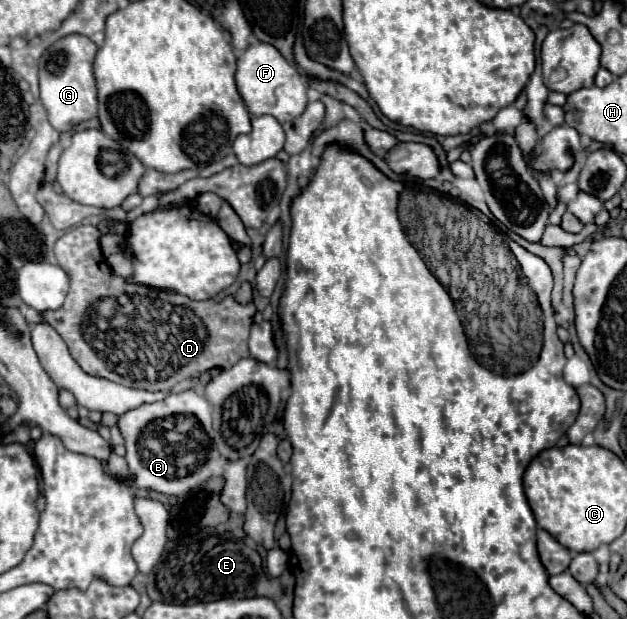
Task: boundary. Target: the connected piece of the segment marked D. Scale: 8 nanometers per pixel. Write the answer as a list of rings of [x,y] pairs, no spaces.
[[[79,225],[65,231],[55,243],[55,257],[65,269],[71,281],[65,305],[53,313],[41,313],[41,317],[63,337],[71,357],[77,365],[95,377],[109,379],[113,383],[145,389],[145,391],[169,391],[175,383],[195,377],[207,369],[231,369],[239,359],[249,357],[249,329],[253,325],[255,305],[241,305],[235,297],[227,295],[223,301],[193,301],[175,291],[161,291],[155,287],[131,283],[119,277],[105,261],[99,249],[99,229],[93,225]]]

